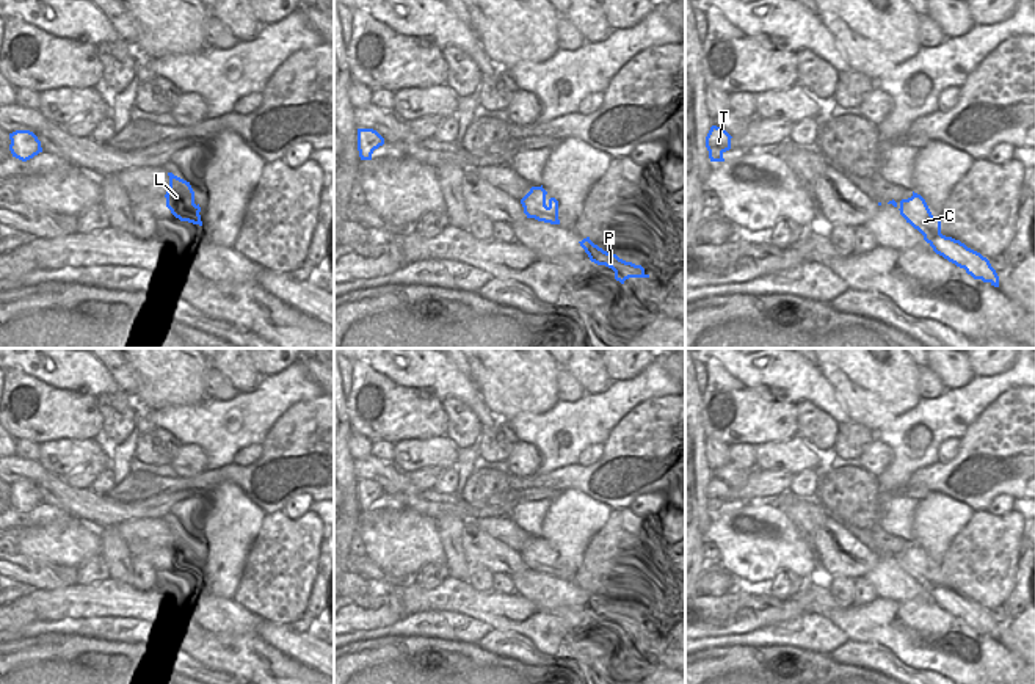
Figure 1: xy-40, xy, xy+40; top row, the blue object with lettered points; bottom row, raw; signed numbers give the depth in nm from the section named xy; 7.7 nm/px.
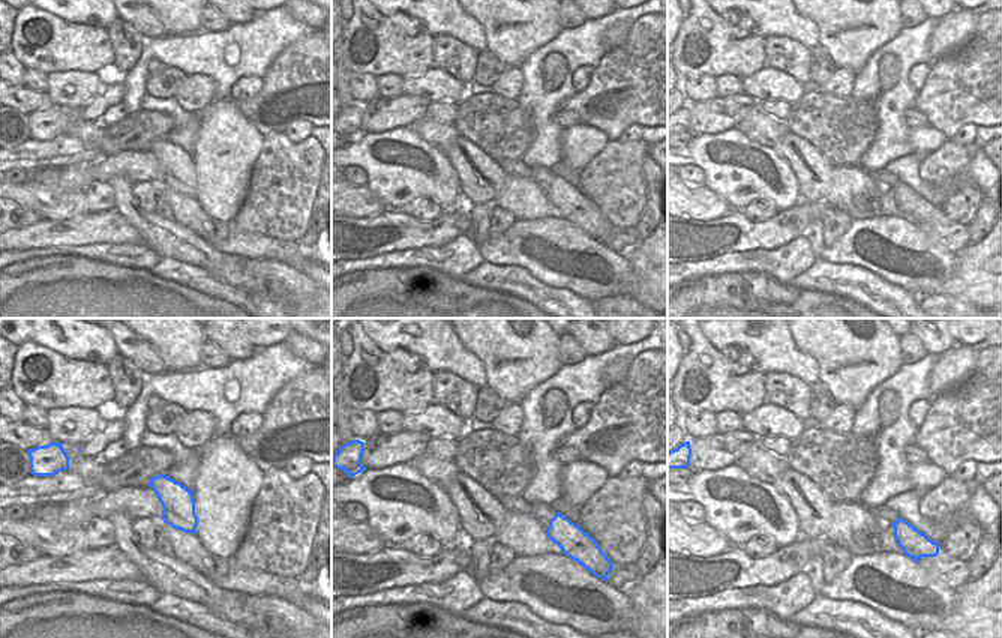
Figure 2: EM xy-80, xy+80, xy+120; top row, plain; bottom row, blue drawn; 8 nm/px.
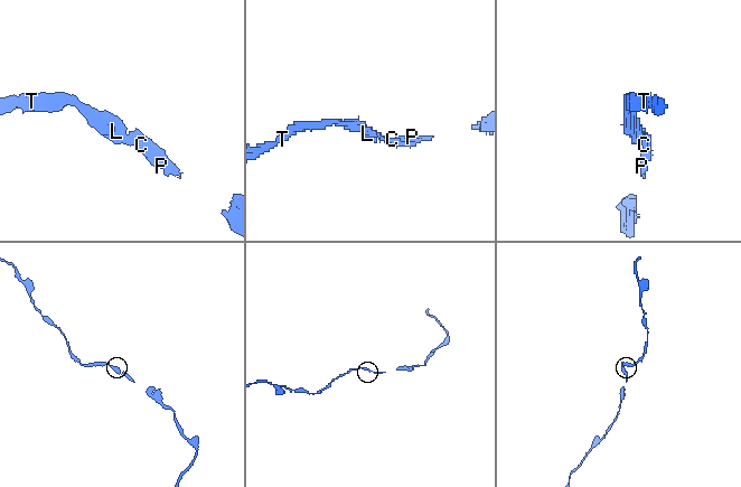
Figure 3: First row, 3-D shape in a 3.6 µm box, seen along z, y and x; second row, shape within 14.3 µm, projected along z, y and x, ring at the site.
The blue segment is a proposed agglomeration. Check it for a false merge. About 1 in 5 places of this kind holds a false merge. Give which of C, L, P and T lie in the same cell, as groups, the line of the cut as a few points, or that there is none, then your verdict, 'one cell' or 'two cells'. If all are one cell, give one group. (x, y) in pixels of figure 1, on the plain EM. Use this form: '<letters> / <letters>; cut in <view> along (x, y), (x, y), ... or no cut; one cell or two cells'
C L P T; no cut; one cell

